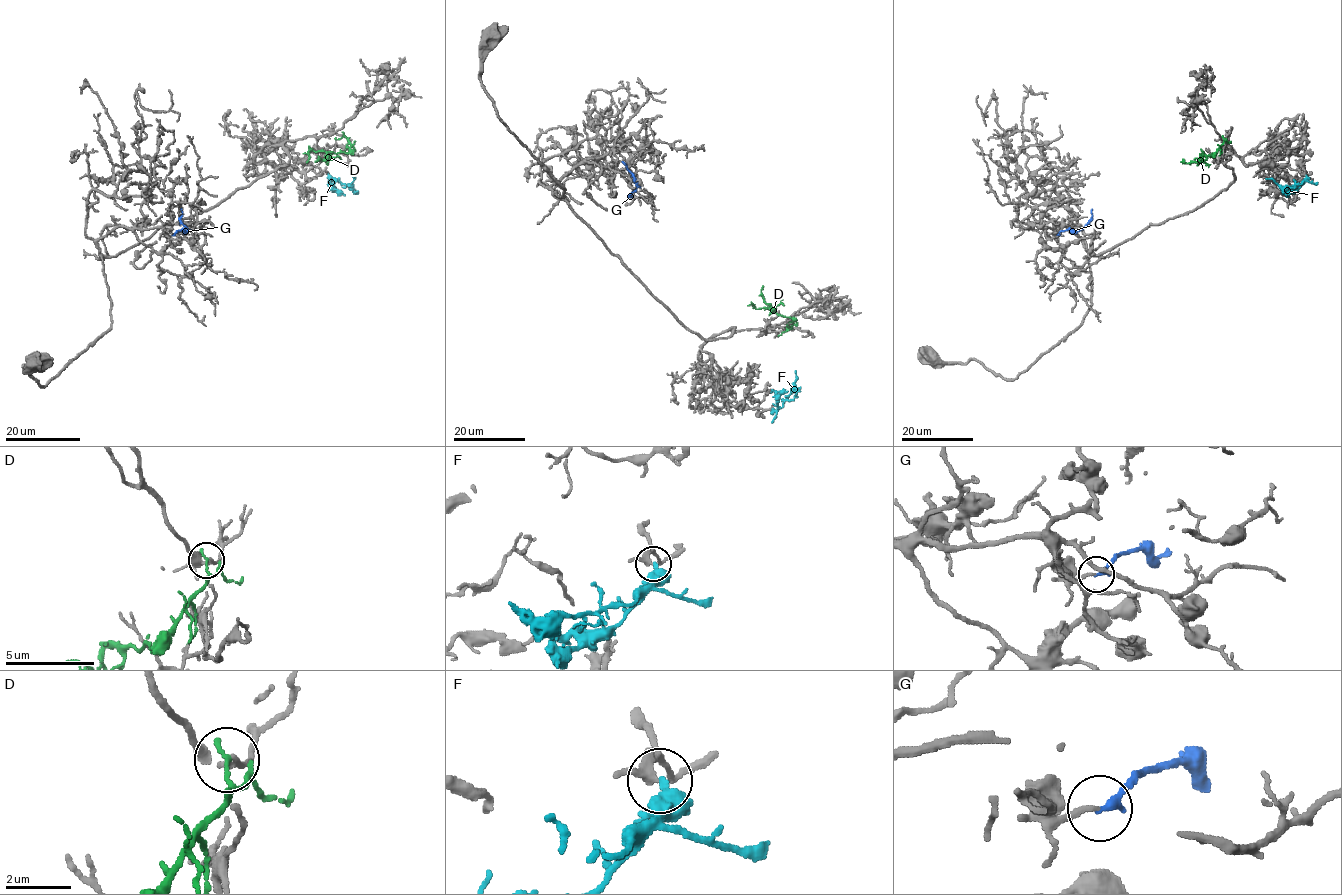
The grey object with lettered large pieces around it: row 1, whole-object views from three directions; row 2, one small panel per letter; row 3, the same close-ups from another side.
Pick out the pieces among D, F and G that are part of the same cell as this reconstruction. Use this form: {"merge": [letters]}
{"merge": ["G"]}

